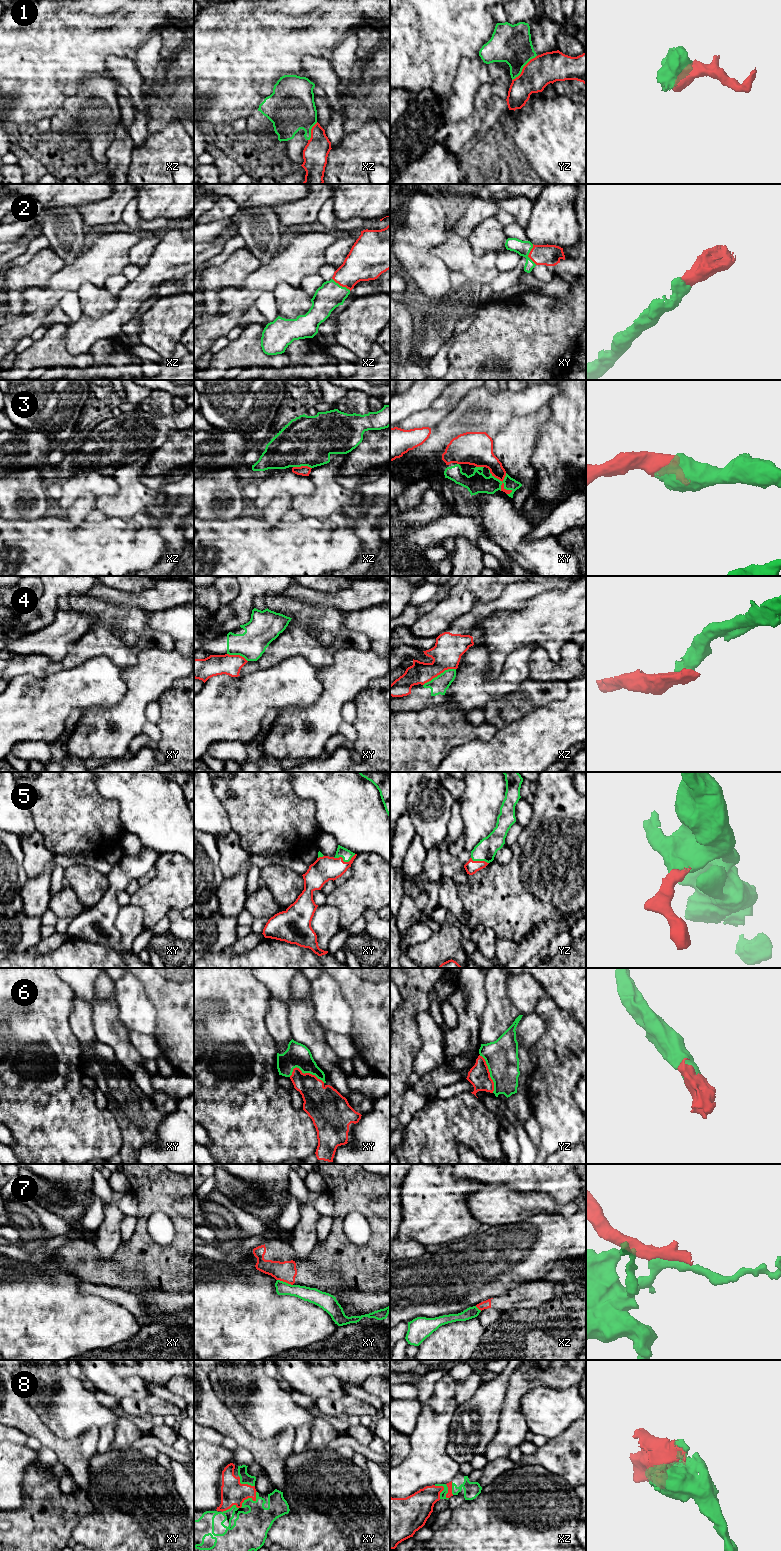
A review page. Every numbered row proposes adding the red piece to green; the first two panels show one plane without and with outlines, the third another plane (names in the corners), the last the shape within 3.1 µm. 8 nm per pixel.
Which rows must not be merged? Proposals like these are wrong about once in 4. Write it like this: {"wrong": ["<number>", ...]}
{"wrong": ["1", "4", "7"]}

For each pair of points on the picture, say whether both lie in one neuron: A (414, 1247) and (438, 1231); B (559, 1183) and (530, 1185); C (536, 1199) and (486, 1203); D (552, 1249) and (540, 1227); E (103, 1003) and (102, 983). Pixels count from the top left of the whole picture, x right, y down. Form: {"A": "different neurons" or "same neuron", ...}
{"A": "different neurons", "B": "same neuron", "C": "same neuron", "D": "same neuron", "E": "same neuron"}

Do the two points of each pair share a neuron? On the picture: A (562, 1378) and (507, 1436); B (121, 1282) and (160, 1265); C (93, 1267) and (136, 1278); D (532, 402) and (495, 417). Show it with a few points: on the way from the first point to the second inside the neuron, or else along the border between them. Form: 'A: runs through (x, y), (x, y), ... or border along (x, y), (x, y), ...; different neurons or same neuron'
A: runs through (540, 1378), (528, 1383), (512, 1399), (511, 1414); same neuron
B: border along (120, 1264), (123, 1271), (141, 1271), (156, 1291); different neurons
C: runs through (104, 1271), (116, 1278), (125, 1278); same neuron
D: runs through (523, 402), (508, 404), (504, 408); same neuron

